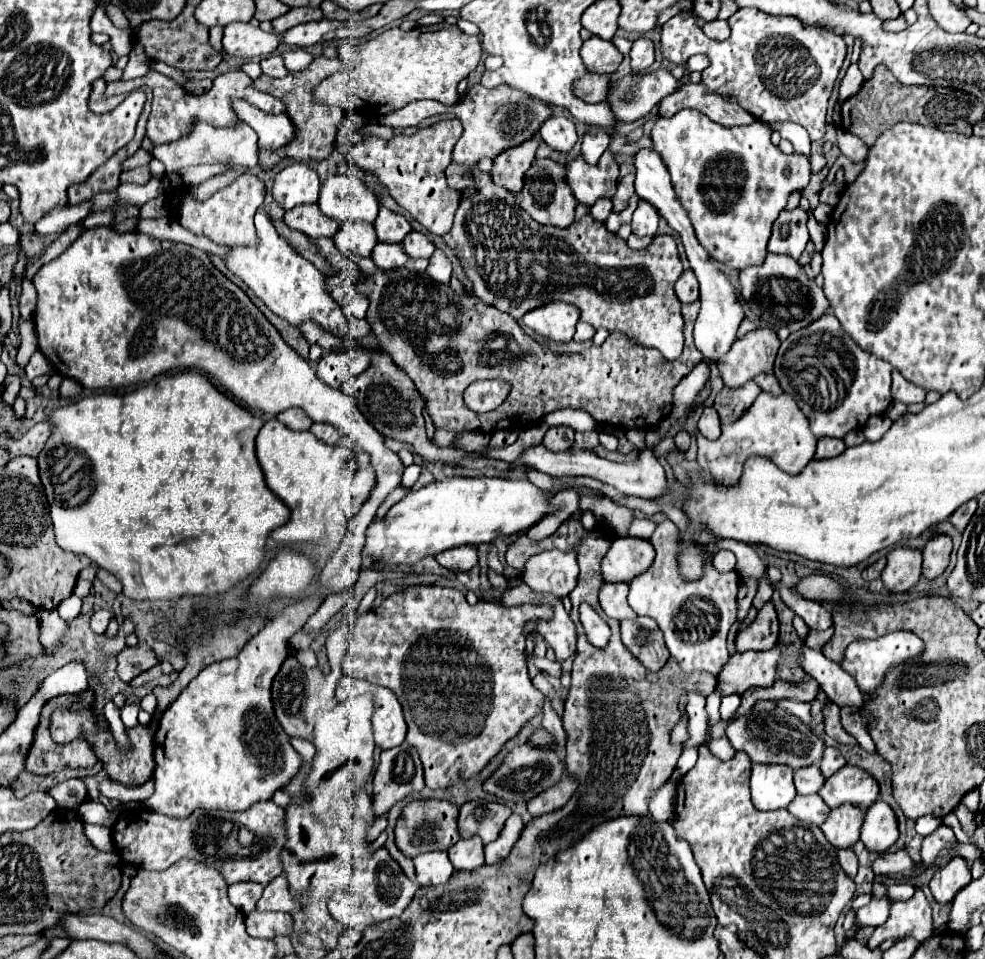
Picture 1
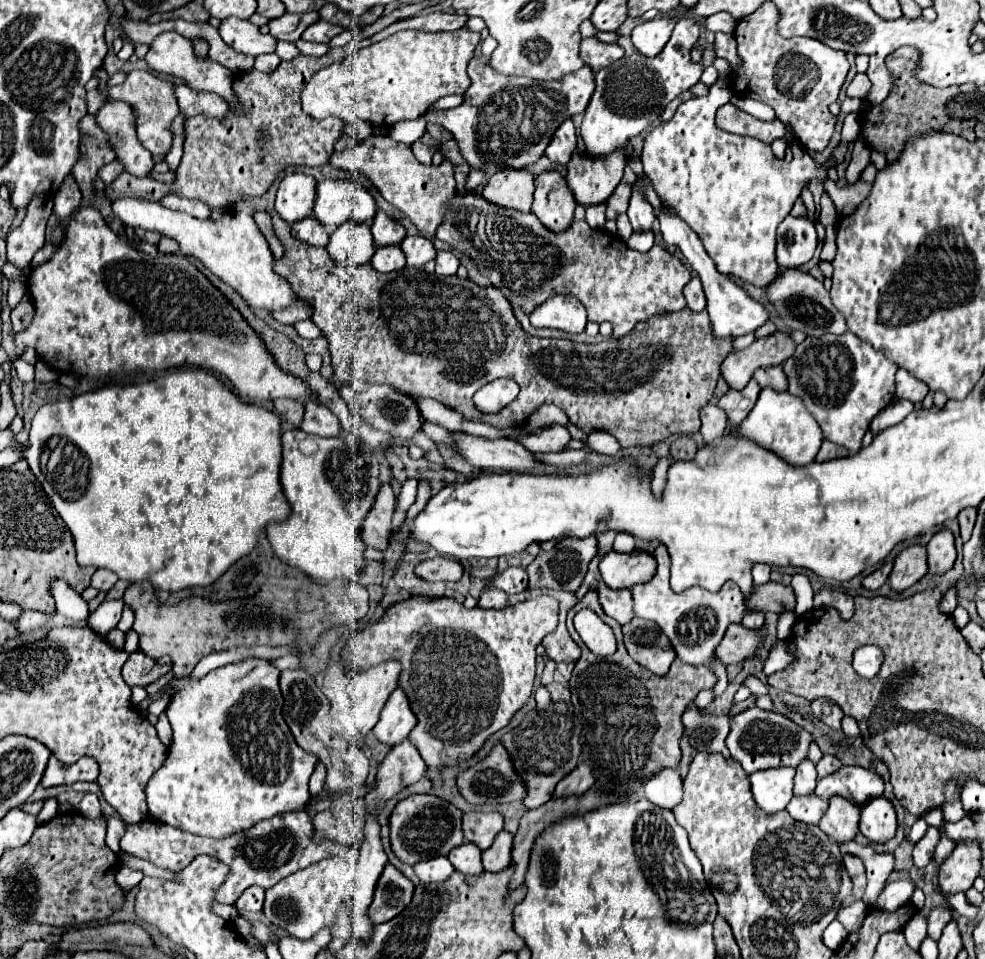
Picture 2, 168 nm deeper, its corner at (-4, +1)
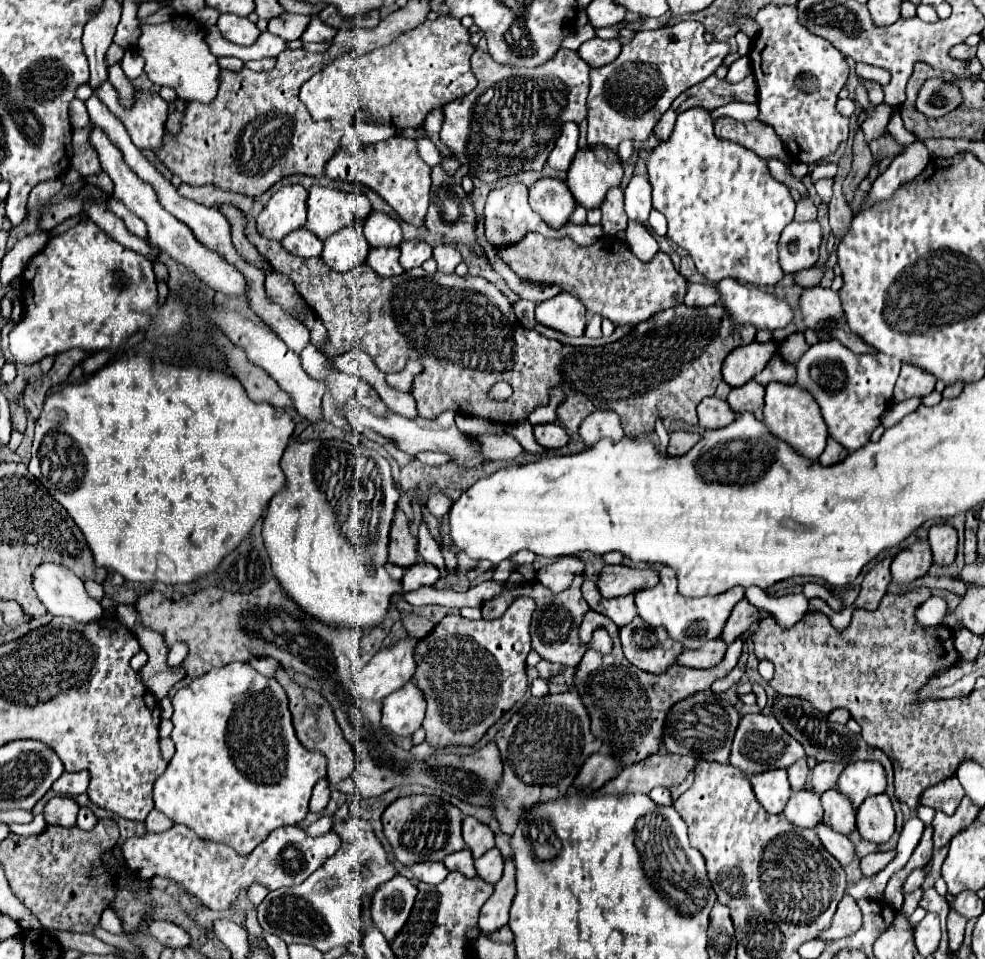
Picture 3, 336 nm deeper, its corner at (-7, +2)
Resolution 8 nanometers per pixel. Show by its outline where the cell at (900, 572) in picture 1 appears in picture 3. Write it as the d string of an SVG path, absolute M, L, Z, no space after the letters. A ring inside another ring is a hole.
M917 541L915 545L897 553L891 563L891 575L895 585L909 585L911 581L923 577L933 565L931 549L927 541Z

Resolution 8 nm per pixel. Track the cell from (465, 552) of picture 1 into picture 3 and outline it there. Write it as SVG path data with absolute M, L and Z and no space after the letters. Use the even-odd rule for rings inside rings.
M415 563L403 577L403 591L413 591L425 585L435 585L441 579L441 571L431 563Z

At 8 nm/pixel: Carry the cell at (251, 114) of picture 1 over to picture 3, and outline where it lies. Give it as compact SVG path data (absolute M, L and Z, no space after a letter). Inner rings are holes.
M175 15L167 23L159 25L141 25L141 39L137 43L137 53L145 59L145 73L157 85L173 87L179 99L211 103L219 87L221 67L217 57L209 51L205 43L205 29L195 23L189 15Z

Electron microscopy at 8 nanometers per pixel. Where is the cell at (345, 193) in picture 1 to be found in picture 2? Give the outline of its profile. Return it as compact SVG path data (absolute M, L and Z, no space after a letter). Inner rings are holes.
M324 180L316 186L312 216L334 230L346 220L370 222L376 214L376 202L364 188L350 180Z

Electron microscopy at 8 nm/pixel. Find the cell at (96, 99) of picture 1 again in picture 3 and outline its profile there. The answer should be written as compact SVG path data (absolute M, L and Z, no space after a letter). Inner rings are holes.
M81 127L81 129L73 131L73 167L83 177L101 173L99 157L95 155L95 149L91 149L89 135L91 135L89 127Z

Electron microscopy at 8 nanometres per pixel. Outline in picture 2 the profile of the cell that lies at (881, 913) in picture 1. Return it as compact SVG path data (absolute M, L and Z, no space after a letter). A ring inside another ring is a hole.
M902 878L902 880L896 880L896 882L888 882L884 892L880 894L880 900L876 902L876 908L884 908L888 912L904 906L910 902L912 894L914 894L914 882L908 880L908 878Z

